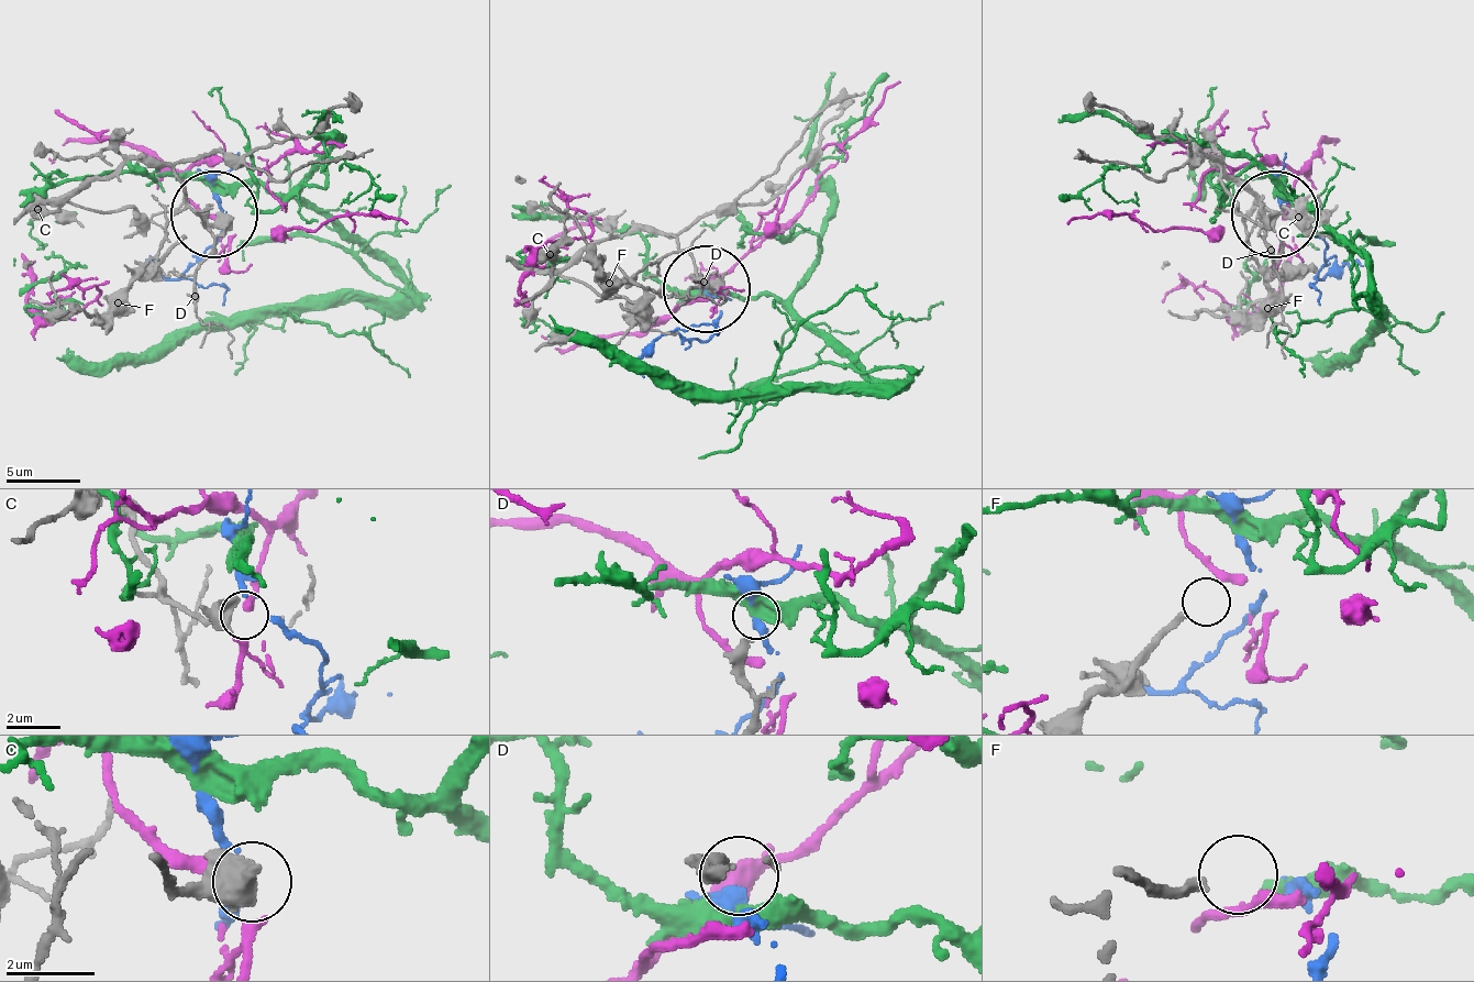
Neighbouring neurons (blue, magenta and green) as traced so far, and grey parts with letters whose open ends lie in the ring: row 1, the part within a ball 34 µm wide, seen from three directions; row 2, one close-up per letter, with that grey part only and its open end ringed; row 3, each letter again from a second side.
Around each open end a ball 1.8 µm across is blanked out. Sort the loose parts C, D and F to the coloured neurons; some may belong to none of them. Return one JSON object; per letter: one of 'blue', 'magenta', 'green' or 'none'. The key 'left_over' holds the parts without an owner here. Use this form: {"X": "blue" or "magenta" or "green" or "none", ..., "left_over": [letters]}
{"C": "blue", "D": "green", "F": "none", "left_over": ["F"]}

